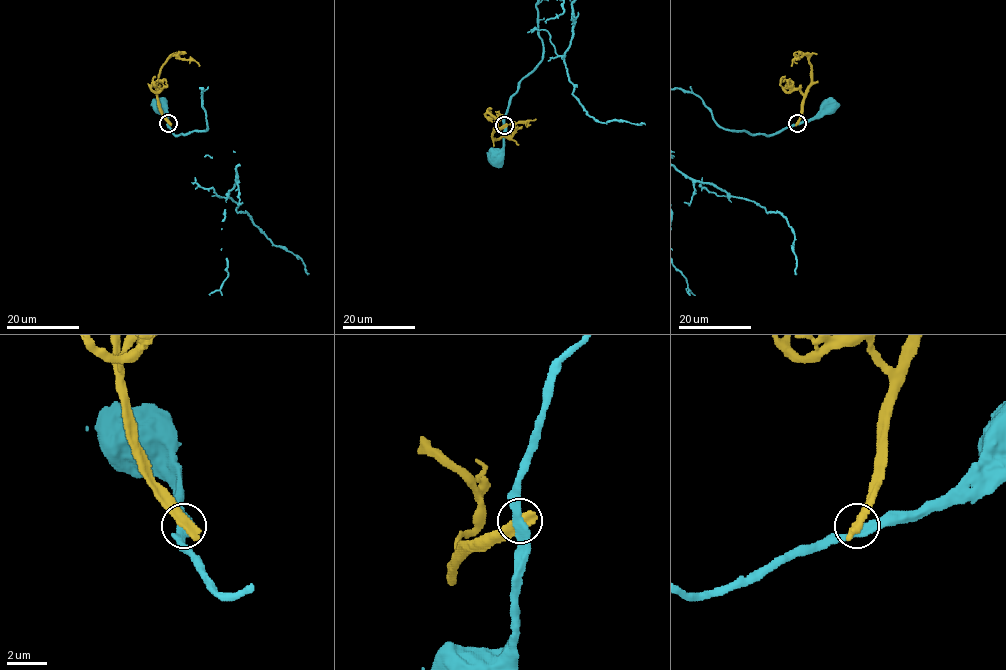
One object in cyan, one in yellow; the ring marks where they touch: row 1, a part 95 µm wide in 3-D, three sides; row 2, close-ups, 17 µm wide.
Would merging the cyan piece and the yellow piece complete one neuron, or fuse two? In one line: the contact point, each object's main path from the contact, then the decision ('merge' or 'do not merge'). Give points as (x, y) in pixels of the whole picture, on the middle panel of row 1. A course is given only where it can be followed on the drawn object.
at (504, 125); cyan runs (504, 125), (504, 146), (493, 151), (496, 156); yellow runs (504, 125), (492, 134), (493, 139), (510, 135), (516, 124), (536, 119); do not merge

